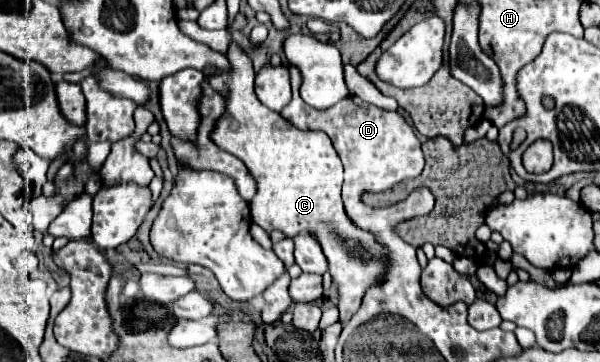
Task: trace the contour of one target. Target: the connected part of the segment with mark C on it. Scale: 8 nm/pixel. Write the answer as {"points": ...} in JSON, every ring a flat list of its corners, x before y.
{"points":[[231,43,227,59,233,65,231,73,219,73,211,79,211,83,217,87,217,91,221,93,229,93,229,101,227,101,227,113,219,119,219,123,215,125,215,131,211,133,211,139,227,153,237,155,247,169,251,171,251,175,257,179,257,195,251,199,249,209,251,209,251,219,253,223,257,223,259,227,263,227,267,233,279,229,283,231,287,237,295,237,295,235,311,235,319,241,323,255,329,261,329,273,333,277,333,283,337,285,339,291,339,323,345,325,351,315,359,309,361,299,365,297,367,289,377,287,381,283,381,277,387,271,389,259,385,257,387,247,381,245,375,235,371,231,365,231,361,227,357,227,349,215,345,213,343,201,341,201,341,181,343,181,343,165,341,159,337,155,337,151,331,145,331,139,323,133,323,131,301,131,297,127,293,127,291,123,287,123,279,113,263,107,263,103,257,99,255,91,253,91,253,65,251,59,235,45]]}

